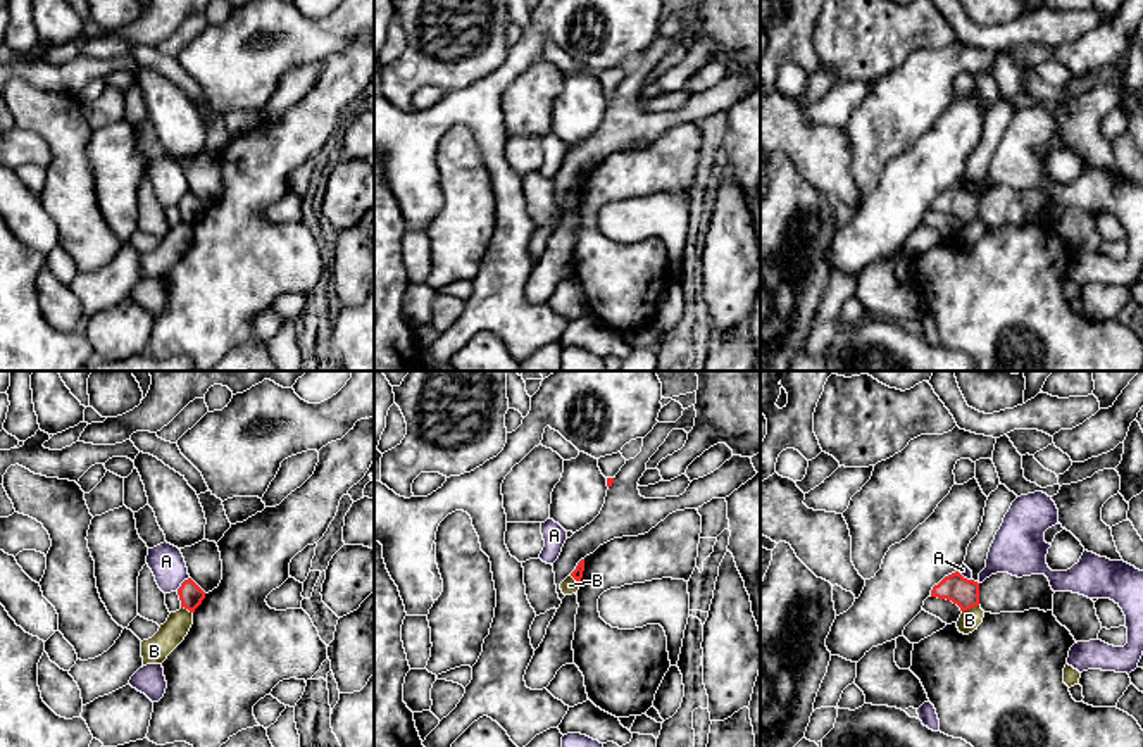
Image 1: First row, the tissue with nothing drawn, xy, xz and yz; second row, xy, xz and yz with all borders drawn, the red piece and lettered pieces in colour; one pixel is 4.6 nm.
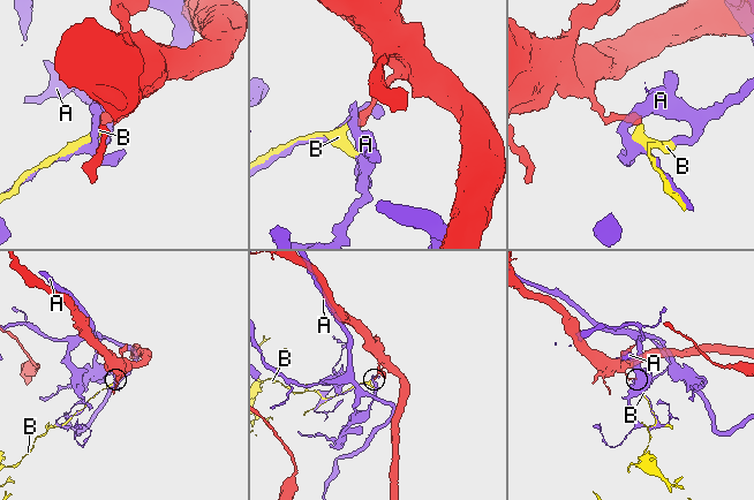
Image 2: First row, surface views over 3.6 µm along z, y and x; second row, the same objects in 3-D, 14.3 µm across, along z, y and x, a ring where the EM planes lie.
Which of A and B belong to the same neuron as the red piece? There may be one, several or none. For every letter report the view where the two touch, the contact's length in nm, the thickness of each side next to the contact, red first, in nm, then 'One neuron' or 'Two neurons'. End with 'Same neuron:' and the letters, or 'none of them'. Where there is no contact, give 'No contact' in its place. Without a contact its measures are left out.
A: Touches red in xy. Shared border 90 nm. Thickness 110 nm (red) against 160 nm. Two neurons
B: Touches red in yz. Shared border 90 nm. Thickness 130 nm (red) against 100 nm. Two neurons
Same neuron: none of them

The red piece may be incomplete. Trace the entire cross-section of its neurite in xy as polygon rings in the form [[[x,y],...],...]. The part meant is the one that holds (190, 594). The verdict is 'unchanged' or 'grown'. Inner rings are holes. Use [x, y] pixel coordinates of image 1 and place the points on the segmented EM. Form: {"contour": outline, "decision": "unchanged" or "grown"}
{"contour": [[[191,578],[181,583],[181,587],[178,588],[178,595],[181,600],[181,607],[188,609],[190,612],[195,612],[195,609],[205,599],[205,592]]], "decision": "unchanged"}

